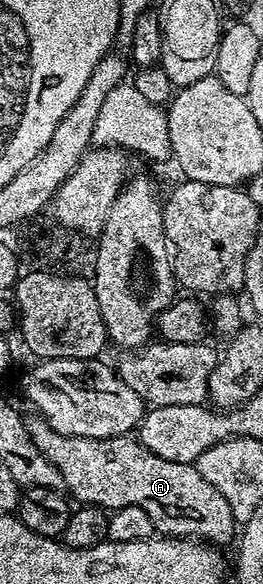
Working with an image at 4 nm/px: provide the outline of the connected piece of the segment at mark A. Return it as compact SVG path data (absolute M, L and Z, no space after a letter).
M39 416L28 419L35 448L59 468L63 487L78 503L100 507L106 512L134 506L151 516L158 535L192 538L206 544L234 541L235 523L231 504L203 476L196 465L175 464L155 456L133 436L123 438L80 438L55 432Z

